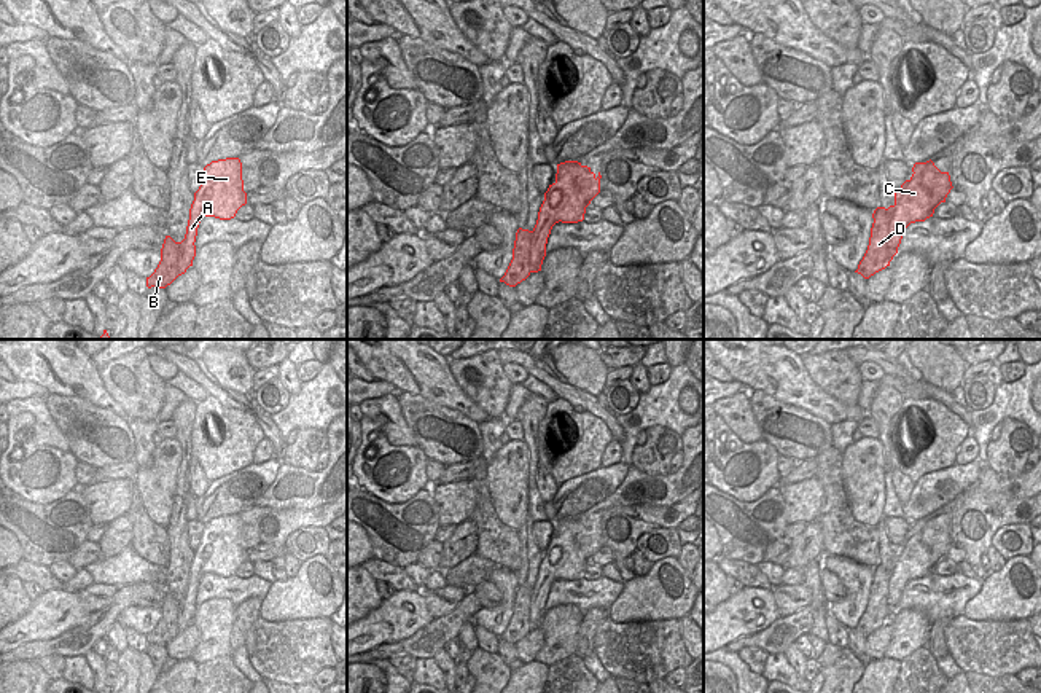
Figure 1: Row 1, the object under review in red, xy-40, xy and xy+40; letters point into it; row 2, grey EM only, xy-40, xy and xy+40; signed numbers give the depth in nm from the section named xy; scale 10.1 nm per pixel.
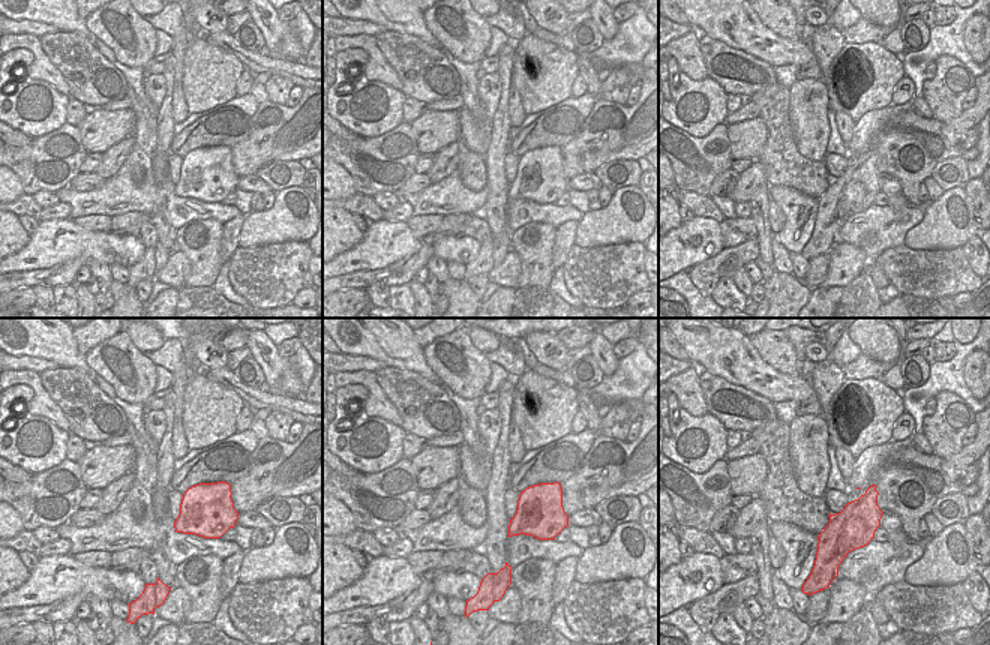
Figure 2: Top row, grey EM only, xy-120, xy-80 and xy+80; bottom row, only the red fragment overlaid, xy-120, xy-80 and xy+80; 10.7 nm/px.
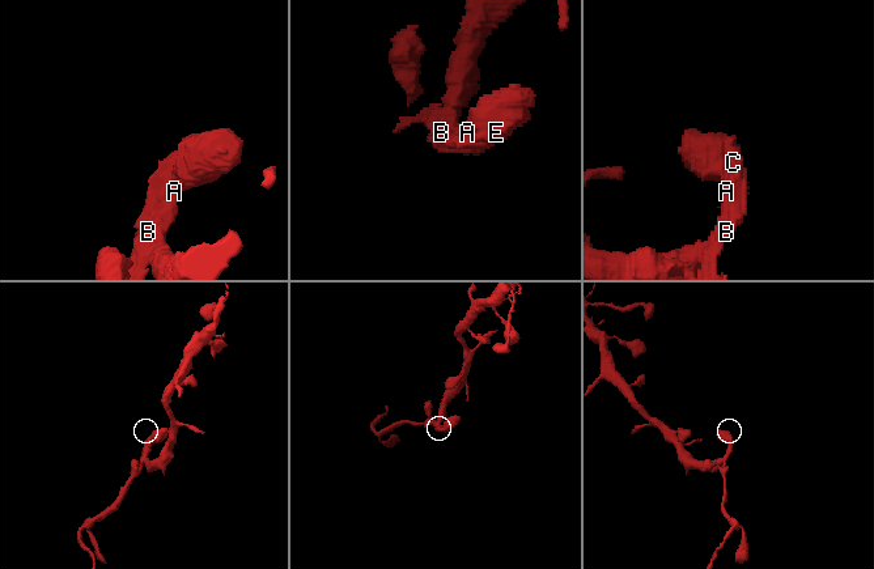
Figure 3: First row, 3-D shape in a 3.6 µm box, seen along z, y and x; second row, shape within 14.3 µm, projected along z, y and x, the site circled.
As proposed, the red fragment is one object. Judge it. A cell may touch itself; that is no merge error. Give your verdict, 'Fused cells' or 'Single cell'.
Fused cells.

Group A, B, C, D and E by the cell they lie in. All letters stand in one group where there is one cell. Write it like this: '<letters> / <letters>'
A C E / B D

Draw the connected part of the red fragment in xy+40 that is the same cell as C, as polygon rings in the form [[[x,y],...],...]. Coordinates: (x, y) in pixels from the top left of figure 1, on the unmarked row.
[[[930,516],[915,519],[912,524],[910,540],[906,543],[888,583],[888,623],[898,610],[903,591],[912,578],[925,578],[933,574],[934,566],[945,559],[952,538],[949,529],[941,529]]]

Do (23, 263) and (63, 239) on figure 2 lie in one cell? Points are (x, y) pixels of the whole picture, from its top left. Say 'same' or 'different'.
same

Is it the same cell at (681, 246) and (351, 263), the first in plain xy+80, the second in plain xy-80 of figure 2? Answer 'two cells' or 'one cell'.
one cell

